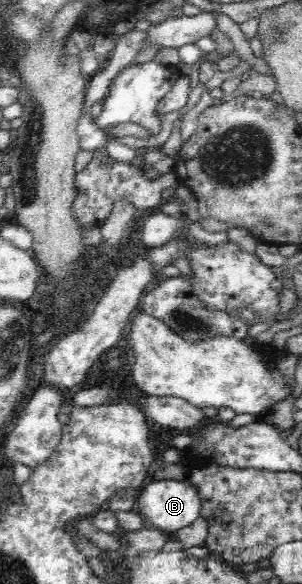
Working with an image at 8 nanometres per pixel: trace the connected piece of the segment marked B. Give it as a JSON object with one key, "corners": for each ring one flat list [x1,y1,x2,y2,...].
{"corners":[[153,480,142,489,135,510,141,514,149,527,159,529,163,533,178,531,192,525,200,517,201,499,194,485,188,481]]}

